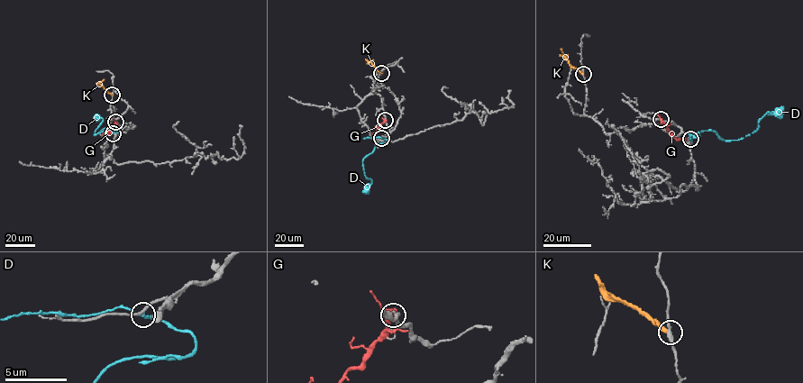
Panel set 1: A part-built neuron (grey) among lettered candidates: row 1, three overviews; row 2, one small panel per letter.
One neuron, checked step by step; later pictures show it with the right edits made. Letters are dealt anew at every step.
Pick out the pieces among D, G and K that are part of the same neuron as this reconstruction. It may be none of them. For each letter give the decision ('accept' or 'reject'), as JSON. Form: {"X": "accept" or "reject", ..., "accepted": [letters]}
{"D": "accept", "G": "reject", "K": "reject", "accepted": ["D"]}

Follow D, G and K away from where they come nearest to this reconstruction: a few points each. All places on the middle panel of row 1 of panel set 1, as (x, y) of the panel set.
D: (381, 138), (387, 141), (379, 142), (362, 160), (365, 177), (371, 181), (365, 194)
G: (385, 120), (371, 135)
K: (381, 73), (369, 61), (373, 59)

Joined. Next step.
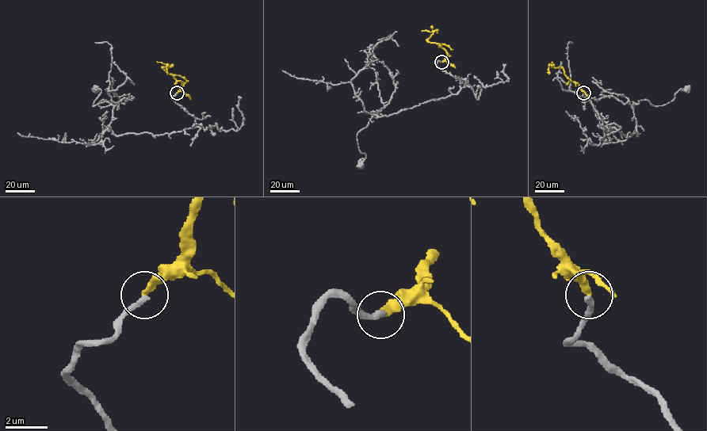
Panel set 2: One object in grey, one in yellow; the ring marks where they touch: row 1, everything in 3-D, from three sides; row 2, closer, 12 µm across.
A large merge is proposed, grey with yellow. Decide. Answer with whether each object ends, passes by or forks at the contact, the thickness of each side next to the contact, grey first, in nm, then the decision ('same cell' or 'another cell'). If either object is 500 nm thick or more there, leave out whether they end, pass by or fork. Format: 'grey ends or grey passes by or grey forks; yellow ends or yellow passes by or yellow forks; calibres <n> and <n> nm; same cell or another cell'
grey ends; yellow ends; calibres 280 and 300 nm; same cell

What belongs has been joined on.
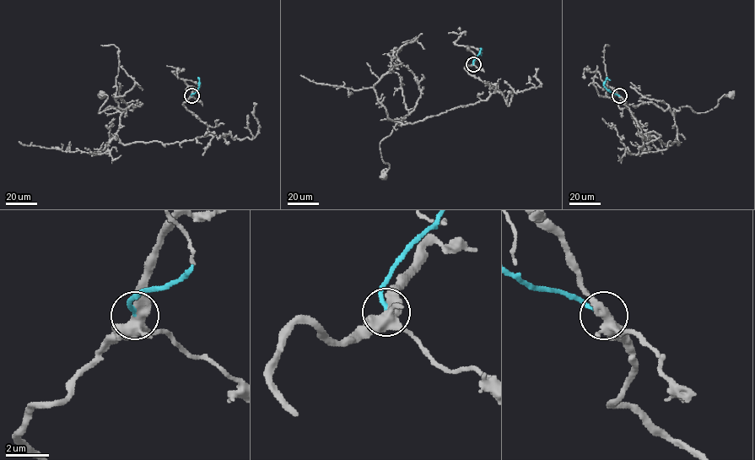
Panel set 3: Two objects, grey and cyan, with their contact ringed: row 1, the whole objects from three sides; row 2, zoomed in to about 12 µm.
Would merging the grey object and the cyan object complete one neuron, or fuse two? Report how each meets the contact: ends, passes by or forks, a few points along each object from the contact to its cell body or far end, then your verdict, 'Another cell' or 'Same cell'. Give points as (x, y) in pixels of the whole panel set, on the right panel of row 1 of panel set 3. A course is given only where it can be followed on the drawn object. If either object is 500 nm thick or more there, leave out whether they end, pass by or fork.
At the ring grey forks. At the ring cyan ends. Course of grey: (619, 95), (648, 133), (666, 146), (679, 143), (675, 110), (689, 106), (703, 113), (730, 95). Course of cyan: (619, 95), (604, 85), (606, 79), (610, 80). Another cell

